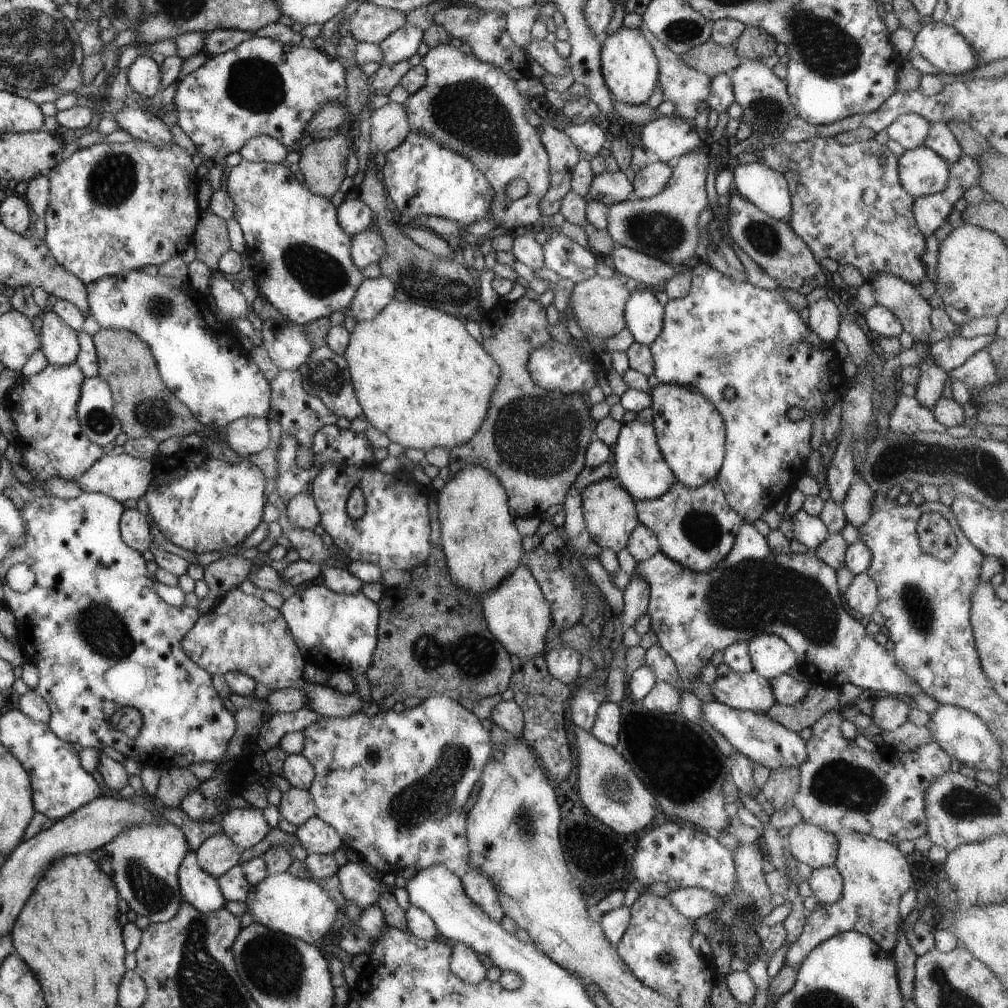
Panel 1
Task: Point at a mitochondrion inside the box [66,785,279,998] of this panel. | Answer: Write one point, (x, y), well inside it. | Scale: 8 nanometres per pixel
(153, 894)

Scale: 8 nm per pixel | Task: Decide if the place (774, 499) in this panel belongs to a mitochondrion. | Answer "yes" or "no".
no

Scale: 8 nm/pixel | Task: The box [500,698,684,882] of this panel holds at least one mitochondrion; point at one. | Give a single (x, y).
(635, 721)

